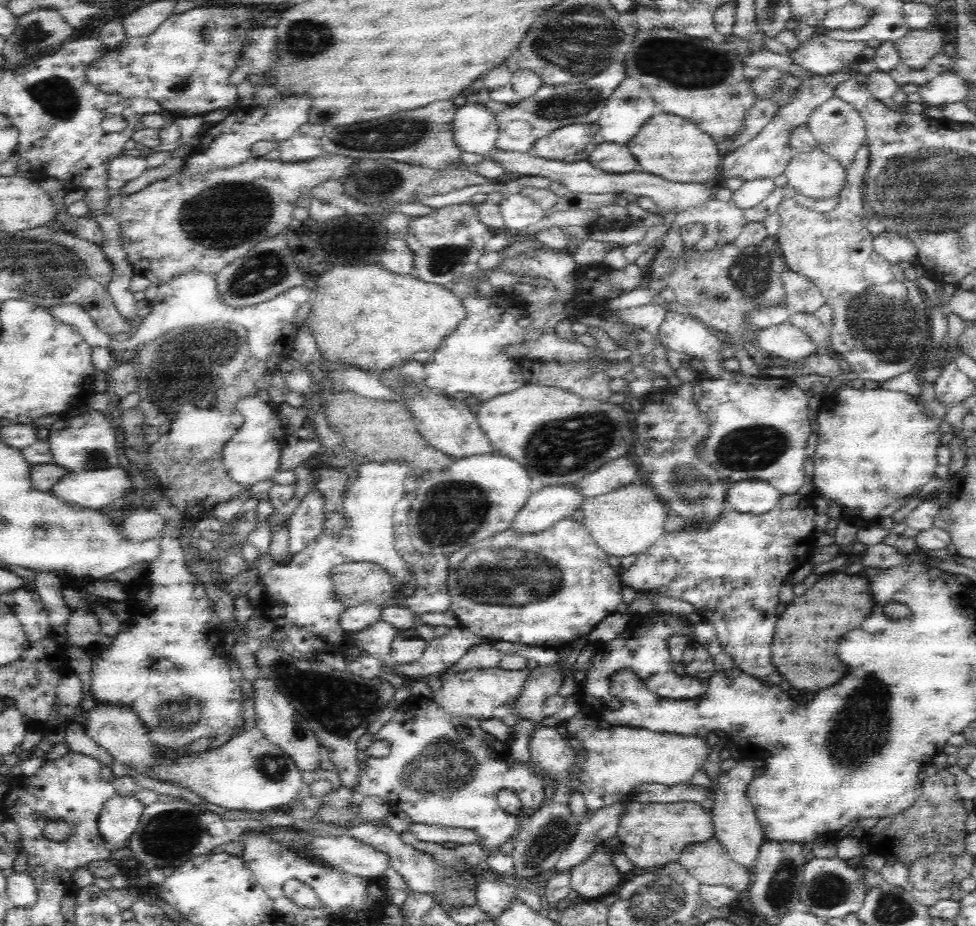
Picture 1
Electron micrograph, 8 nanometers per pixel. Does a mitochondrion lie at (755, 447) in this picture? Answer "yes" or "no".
yes

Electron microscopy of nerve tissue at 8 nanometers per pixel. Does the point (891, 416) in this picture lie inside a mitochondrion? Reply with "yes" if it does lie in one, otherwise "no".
no

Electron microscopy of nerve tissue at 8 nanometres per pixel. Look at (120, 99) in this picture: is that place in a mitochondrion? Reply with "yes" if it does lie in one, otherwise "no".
no

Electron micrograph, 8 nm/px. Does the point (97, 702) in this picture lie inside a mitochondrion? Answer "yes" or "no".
no

